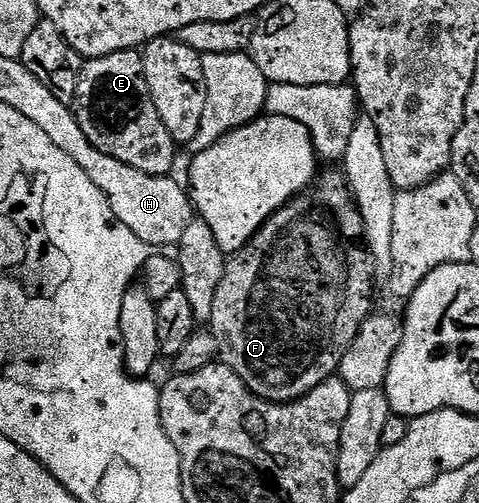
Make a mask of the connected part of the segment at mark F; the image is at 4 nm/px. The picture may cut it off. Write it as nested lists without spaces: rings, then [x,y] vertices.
[[[341,172],[324,173],[316,181],[319,189],[312,187],[305,193],[298,194],[284,208],[277,209],[265,221],[256,236],[242,250],[227,260],[224,277],[220,282],[220,287],[216,290],[215,306],[212,308],[212,317],[208,325],[218,344],[218,356],[221,364],[227,365],[232,371],[236,371],[236,375],[240,375],[240,379],[244,379],[247,387],[257,397],[265,401],[299,401],[305,393],[310,393],[316,387],[320,387],[320,383],[324,383],[329,377],[335,376],[338,372],[338,365],[344,359],[348,347],[352,347],[362,325],[372,316],[370,300],[374,297],[376,266],[373,257],[370,256],[369,248],[364,244],[366,232],[364,231],[362,215],[358,210],[358,202],[354,200],[354,194]]]

